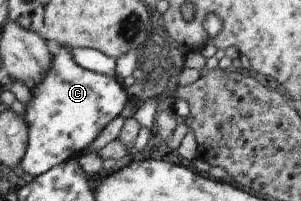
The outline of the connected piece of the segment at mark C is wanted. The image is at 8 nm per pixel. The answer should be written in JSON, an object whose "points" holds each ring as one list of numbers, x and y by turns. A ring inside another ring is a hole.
{"points":[[59,44,51,46,51,51,52,66,36,86,29,88,31,97,24,111,29,141,20,165,35,176,85,151,101,131,121,115,127,102,132,102,119,78,81,67,72,51]]}

